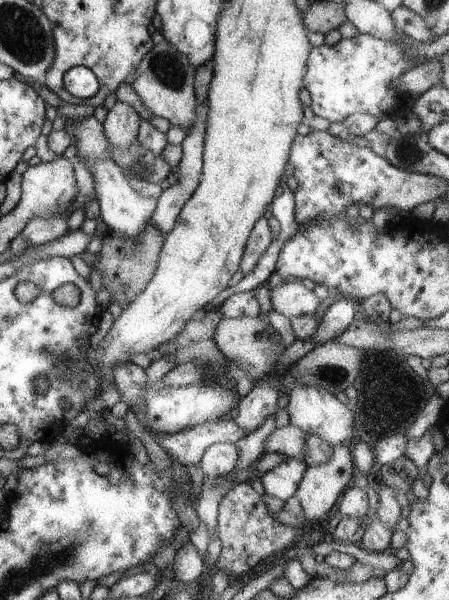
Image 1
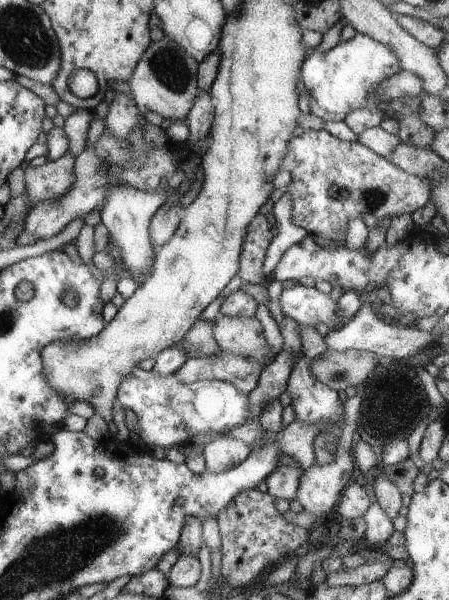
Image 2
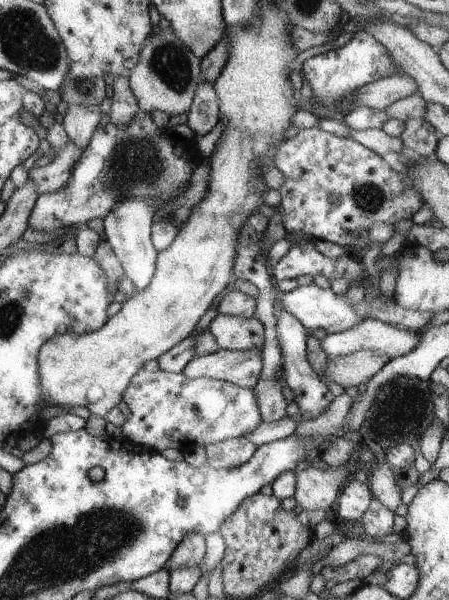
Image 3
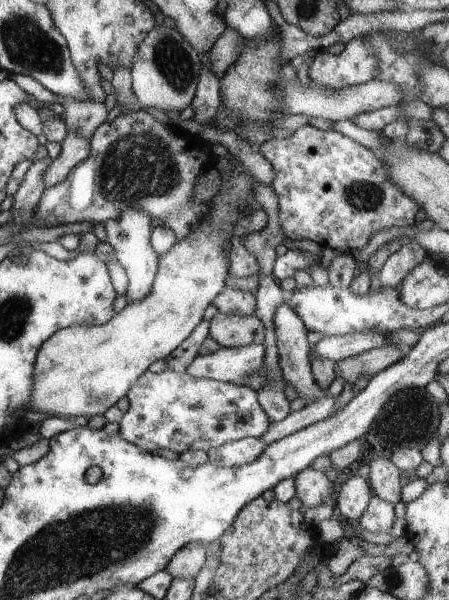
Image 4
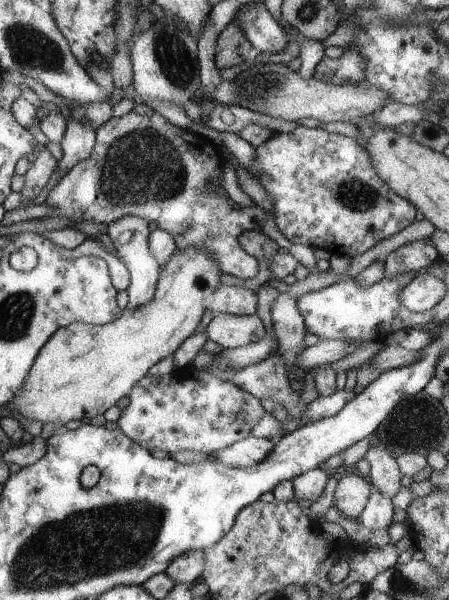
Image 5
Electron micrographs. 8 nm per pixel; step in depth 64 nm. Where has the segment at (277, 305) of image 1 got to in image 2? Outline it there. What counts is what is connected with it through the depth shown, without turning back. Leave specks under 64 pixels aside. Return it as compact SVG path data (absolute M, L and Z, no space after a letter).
M295 283L282 291L279 303L284 316L294 319L298 324L316 326L324 322L334 330L340 326L335 318L337 301L330 296L319 292L316 287Z

